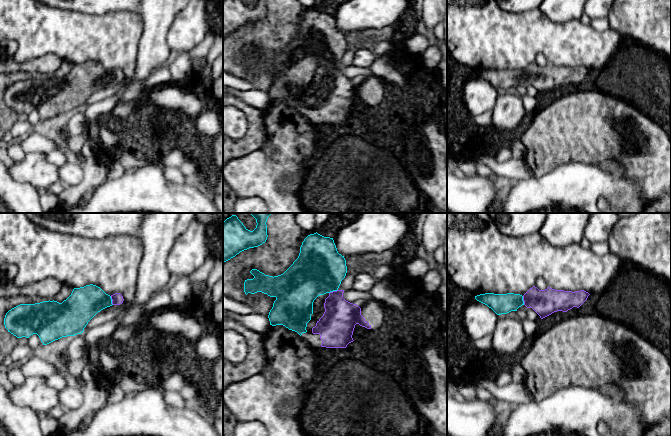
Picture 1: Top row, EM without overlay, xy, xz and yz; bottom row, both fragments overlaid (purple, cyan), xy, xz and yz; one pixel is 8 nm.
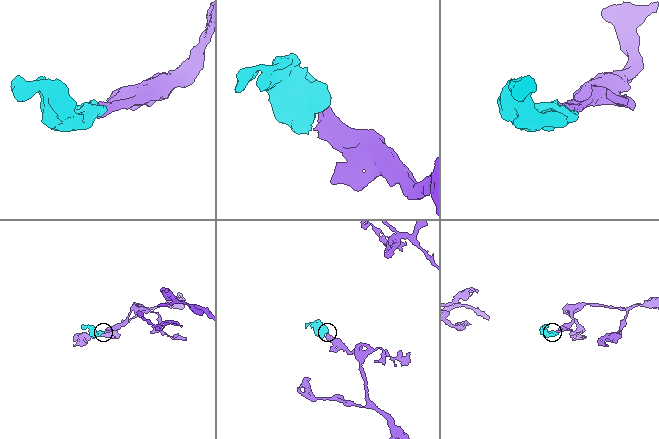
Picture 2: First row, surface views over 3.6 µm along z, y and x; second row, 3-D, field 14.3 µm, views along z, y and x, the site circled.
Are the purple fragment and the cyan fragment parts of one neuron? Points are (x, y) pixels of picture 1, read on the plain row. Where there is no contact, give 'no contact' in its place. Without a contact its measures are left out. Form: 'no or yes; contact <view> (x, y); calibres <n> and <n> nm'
yes; contact xy (112, 76); calibres 90 and 260 nm

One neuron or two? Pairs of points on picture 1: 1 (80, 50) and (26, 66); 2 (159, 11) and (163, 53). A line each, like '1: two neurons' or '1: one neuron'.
1: two neurons
2: one neuron

